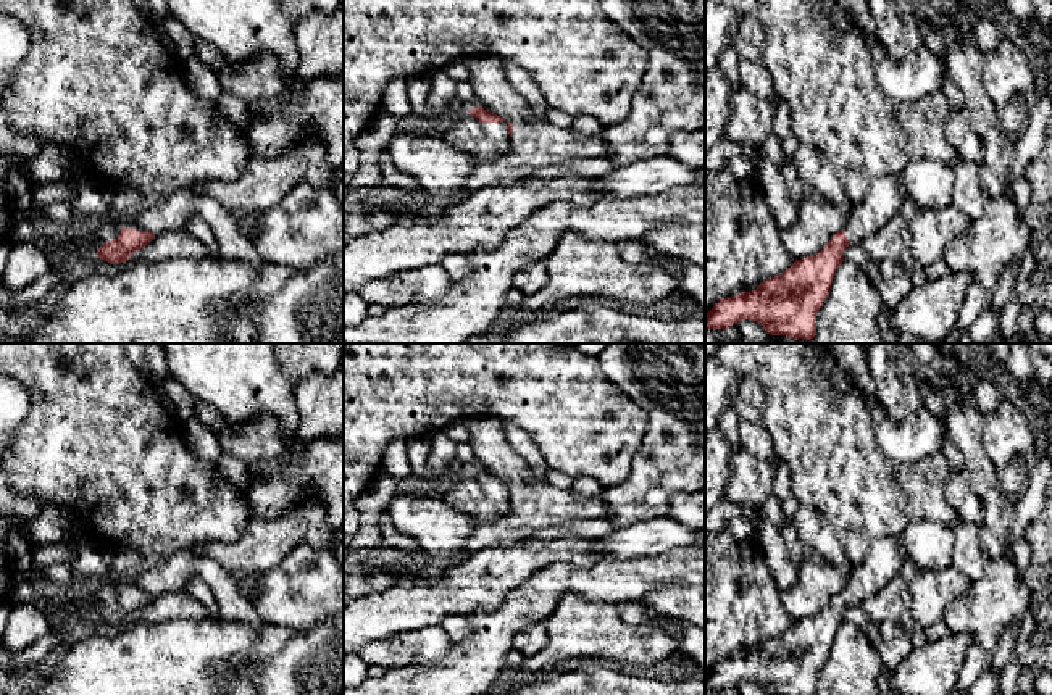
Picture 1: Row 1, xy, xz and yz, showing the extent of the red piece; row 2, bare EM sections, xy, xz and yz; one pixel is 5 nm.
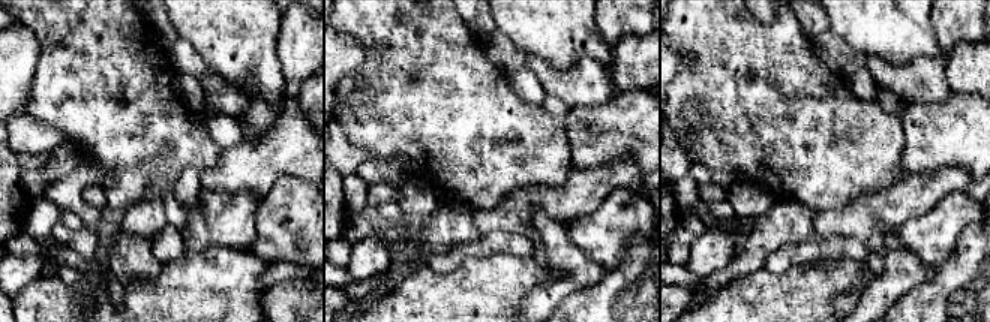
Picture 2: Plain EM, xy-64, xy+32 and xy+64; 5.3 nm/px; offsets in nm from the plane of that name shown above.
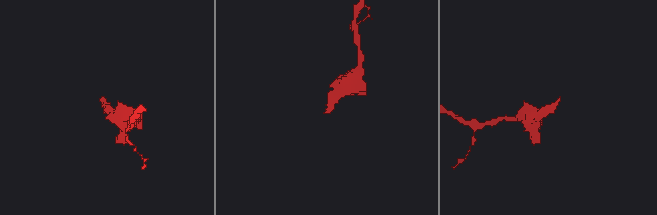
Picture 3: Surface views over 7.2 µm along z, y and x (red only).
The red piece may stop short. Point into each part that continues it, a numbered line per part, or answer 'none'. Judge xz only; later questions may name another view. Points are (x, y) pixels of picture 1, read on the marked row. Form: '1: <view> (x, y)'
1: xz (486, 141)

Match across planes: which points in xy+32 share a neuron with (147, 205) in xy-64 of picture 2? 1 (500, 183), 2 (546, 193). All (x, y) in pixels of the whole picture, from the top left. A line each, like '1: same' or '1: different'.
1: different
2: same

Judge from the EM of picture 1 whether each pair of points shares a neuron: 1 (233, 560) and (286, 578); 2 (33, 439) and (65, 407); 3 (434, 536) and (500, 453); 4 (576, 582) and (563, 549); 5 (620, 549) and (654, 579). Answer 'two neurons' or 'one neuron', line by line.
1: two neurons
2: one neuron
3: two neurons
4: two neurons
5: two neurons

